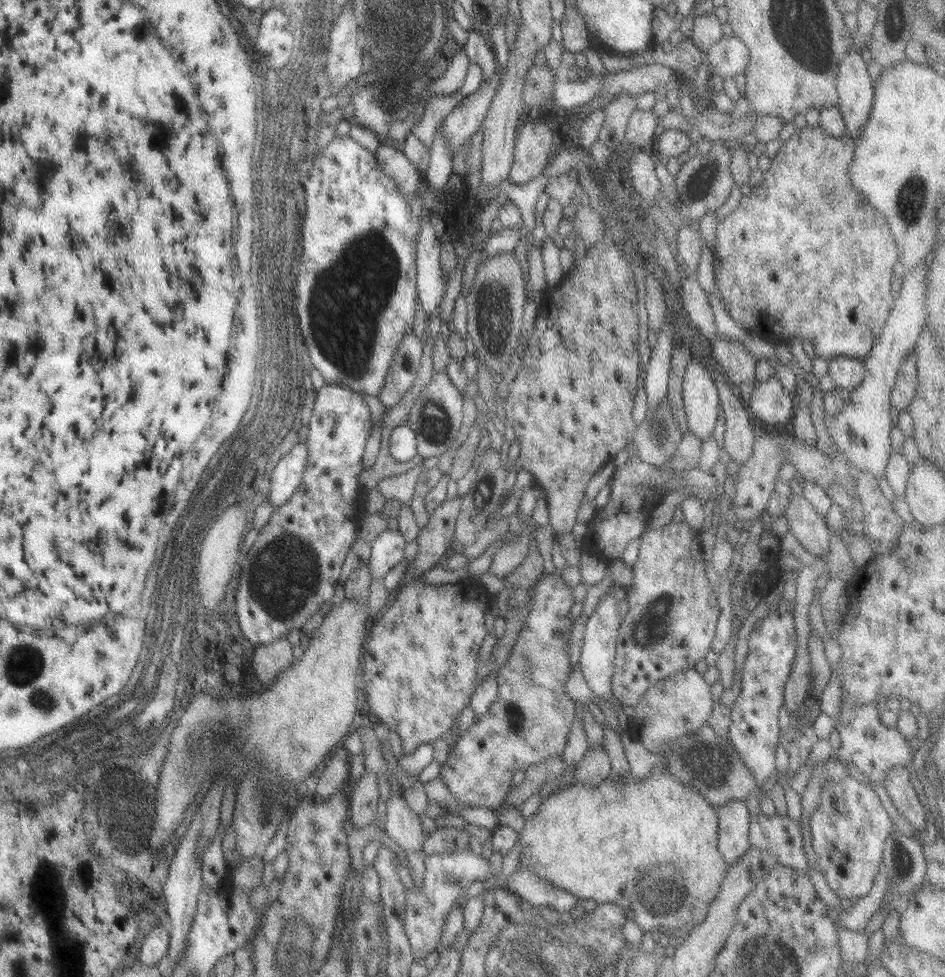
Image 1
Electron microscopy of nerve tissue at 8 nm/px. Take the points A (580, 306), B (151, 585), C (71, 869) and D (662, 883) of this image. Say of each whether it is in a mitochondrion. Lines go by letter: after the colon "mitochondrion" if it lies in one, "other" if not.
A: other
B: mitochondrion
C: other
D: mitochondrion

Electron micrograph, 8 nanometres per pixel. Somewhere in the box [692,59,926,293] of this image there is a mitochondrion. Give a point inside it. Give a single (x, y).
(909, 193)

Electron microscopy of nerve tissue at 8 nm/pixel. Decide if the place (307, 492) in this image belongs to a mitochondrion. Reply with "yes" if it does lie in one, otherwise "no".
no

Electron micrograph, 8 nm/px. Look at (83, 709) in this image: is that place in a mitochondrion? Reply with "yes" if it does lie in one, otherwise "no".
yes

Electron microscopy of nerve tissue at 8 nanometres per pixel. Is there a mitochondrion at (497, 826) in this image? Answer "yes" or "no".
no

